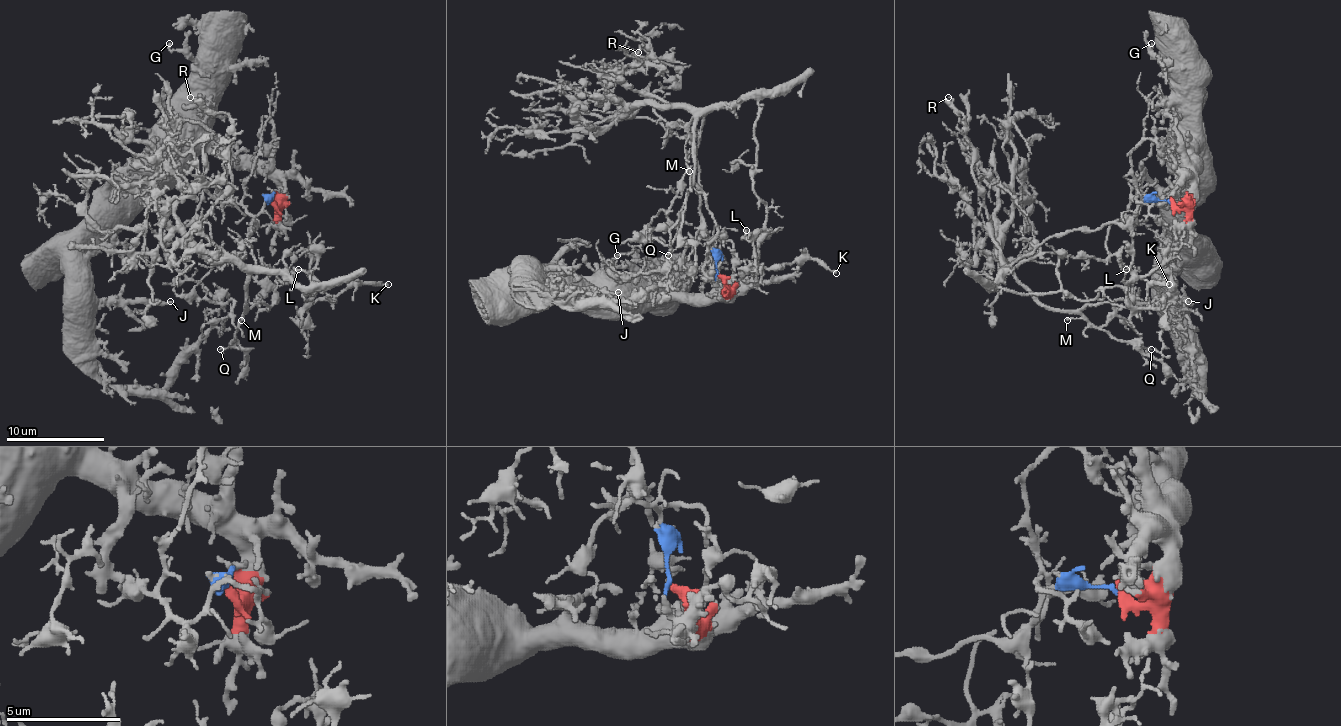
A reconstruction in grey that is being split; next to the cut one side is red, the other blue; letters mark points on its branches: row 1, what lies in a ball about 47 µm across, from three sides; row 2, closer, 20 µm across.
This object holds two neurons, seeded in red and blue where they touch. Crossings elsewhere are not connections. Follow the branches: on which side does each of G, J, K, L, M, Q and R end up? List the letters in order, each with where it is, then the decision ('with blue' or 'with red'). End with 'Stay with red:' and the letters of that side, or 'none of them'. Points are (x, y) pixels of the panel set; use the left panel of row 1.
G: place (169, 43); with red
J: place (170, 301); with red
K: place (388, 284); with blue
L: place (298, 269); with blue
M: place (241, 320); with blue
Q: place (220, 349); with blue
R: place (190, 97); with blue
Stay with red: G, J

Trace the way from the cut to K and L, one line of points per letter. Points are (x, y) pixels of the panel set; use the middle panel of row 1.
K: (717, 276), (697, 150), (702, 118), (744, 99), (759, 106), (766, 207), (754, 258), (835, 273)
L: (717, 276), (697, 140), (710, 111), (754, 99), (766, 231), (746, 239), (746, 229)

